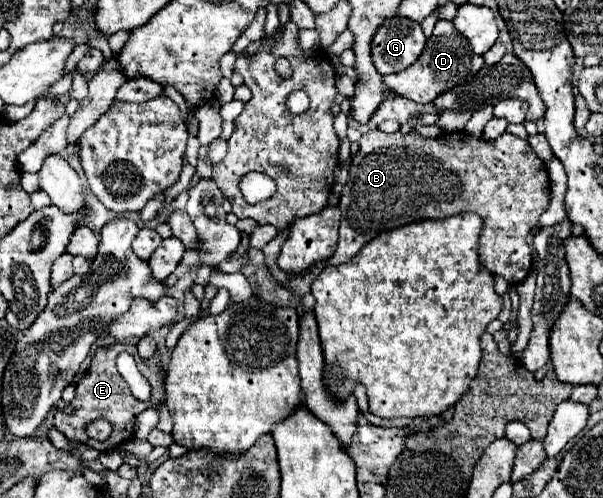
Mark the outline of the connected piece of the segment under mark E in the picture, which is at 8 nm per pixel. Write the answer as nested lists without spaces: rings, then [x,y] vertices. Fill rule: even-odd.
[[[117,342],[117,344],[111,344],[111,346],[105,346],[105,348],[99,348],[91,360],[91,366],[87,370],[85,376],[79,378],[77,382],[77,396],[71,400],[71,406],[73,406],[73,414],[67,414],[65,410],[55,410],[55,416],[53,416],[53,424],[67,436],[67,440],[71,442],[83,442],[83,444],[91,444],[93,448],[105,452],[105,450],[111,450],[115,448],[117,444],[121,442],[127,442],[131,440],[133,436],[133,424],[135,424],[135,418],[151,408],[151,406],[157,406],[165,400],[165,390],[163,390],[163,372],[159,368],[147,368],[145,362],[139,358],[137,354],[137,346],[133,342]],[[119,352],[129,352],[135,356],[135,362],[137,362],[137,368],[139,372],[149,380],[151,384],[151,398],[147,402],[141,402],[137,400],[131,390],[129,390],[129,384],[121,378],[121,374],[117,372],[117,366],[115,366],[115,358]],[[95,418],[105,418],[111,422],[113,426],[113,432],[111,436],[105,440],[105,442],[97,442],[97,440],[91,440],[87,434],[85,434],[85,424],[95,420]]]

